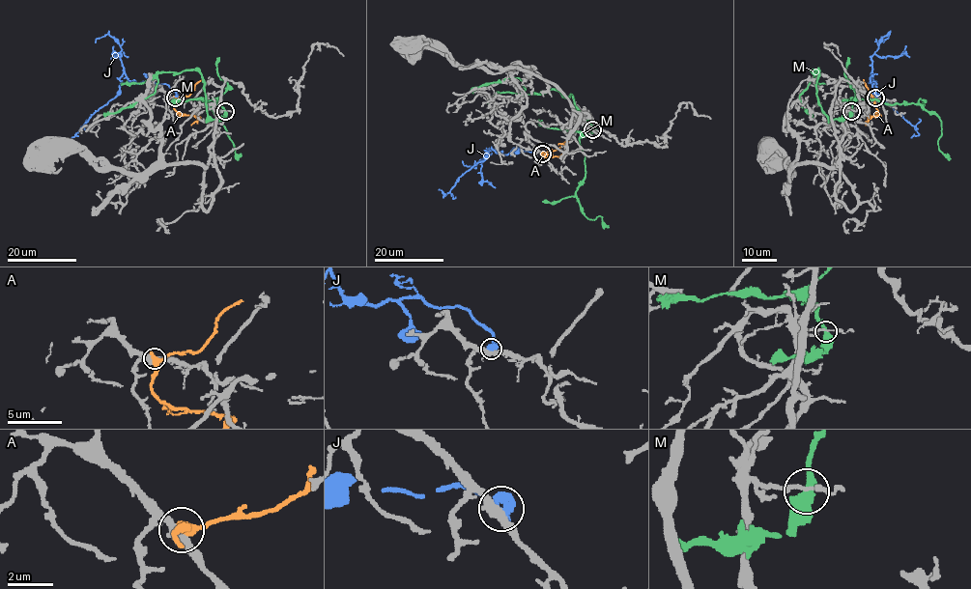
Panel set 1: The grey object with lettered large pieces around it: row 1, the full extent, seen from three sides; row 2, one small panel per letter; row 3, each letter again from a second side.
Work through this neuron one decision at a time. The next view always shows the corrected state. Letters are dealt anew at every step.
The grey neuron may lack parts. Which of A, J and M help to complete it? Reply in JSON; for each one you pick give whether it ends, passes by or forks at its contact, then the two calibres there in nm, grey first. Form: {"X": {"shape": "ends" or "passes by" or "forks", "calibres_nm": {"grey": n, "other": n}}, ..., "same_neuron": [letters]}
{"same_neuron": []}

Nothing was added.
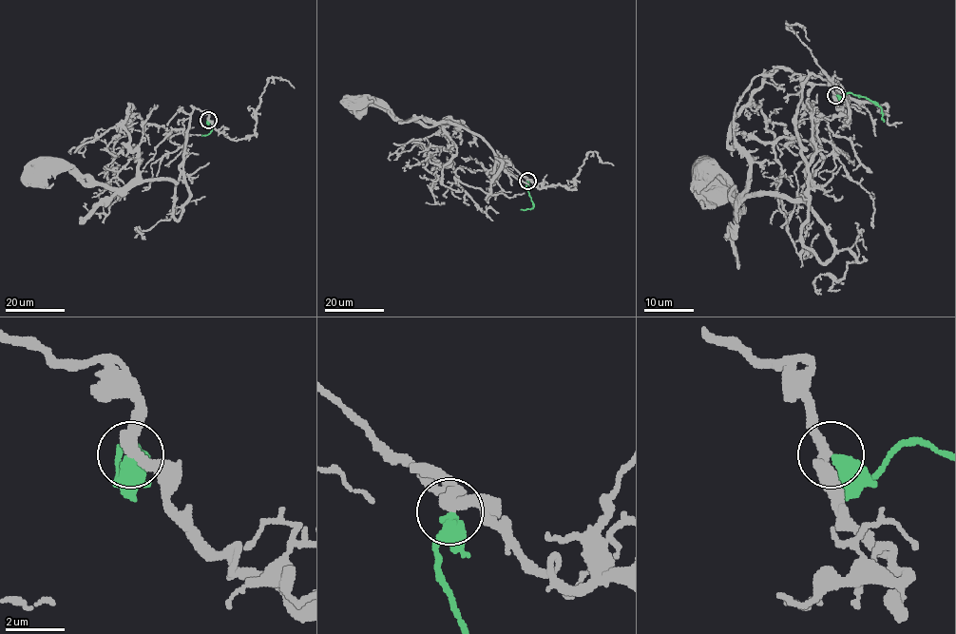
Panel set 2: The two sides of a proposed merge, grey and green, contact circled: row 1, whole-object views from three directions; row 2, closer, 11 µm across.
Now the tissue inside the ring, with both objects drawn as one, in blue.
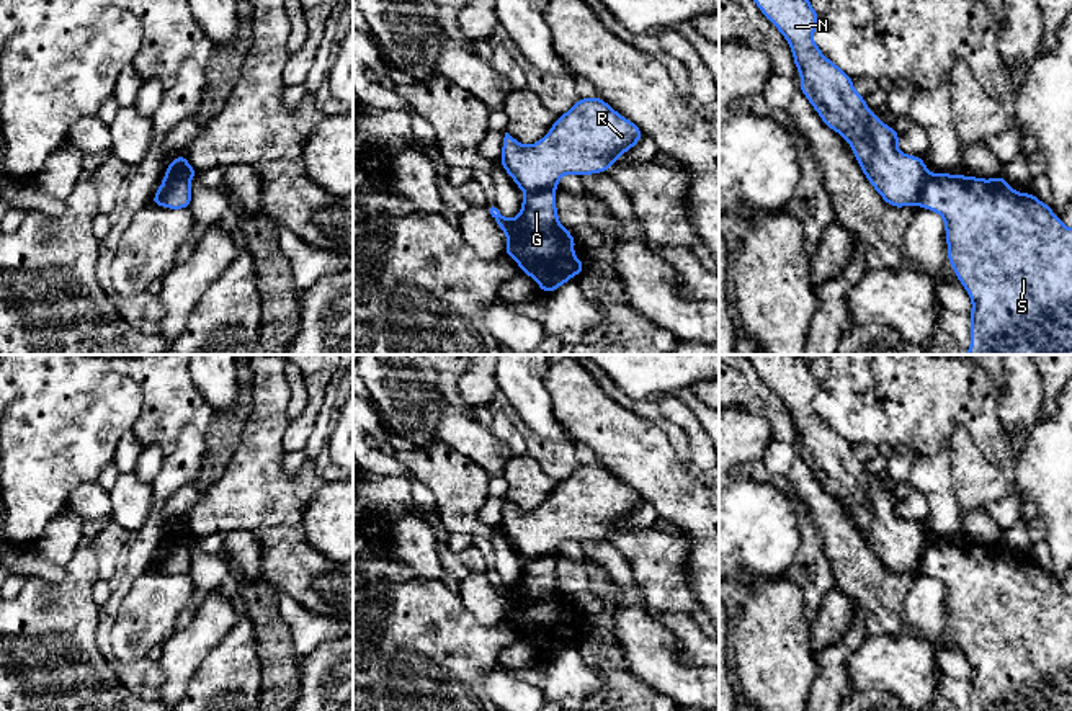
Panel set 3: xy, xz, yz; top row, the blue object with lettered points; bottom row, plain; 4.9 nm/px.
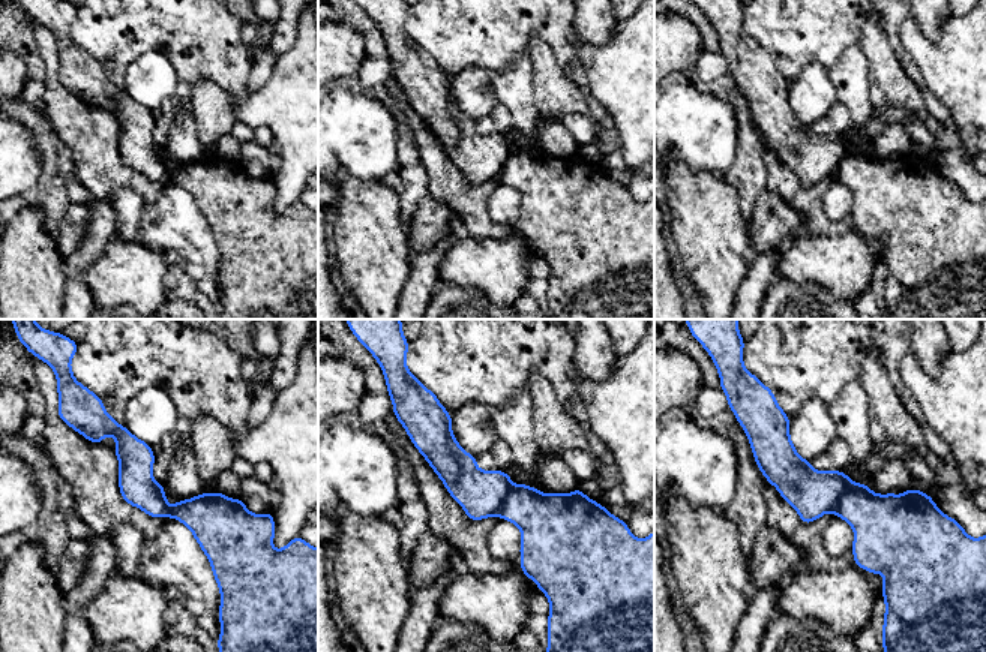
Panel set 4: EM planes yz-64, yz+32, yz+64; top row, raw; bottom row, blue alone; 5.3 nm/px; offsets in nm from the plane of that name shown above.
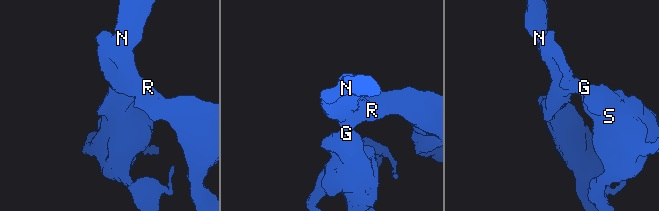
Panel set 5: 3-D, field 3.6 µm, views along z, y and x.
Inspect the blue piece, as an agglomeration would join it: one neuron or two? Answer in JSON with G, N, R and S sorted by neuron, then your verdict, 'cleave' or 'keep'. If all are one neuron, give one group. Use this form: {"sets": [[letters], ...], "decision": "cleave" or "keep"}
{"sets": [["G", "S"], ["N", "R"]], "decision": "cleave"}

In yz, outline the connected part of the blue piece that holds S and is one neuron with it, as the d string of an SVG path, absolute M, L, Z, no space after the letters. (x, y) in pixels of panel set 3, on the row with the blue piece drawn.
M928 173L918 206L935 211L943 217L948 262L972 301L969 317L971 345L966 355L1072 355L1072 229L1062 224L1061 217L1052 212L1049 204L1044 204L1031 193L1015 191L1002 175L984 180L966 175Z

